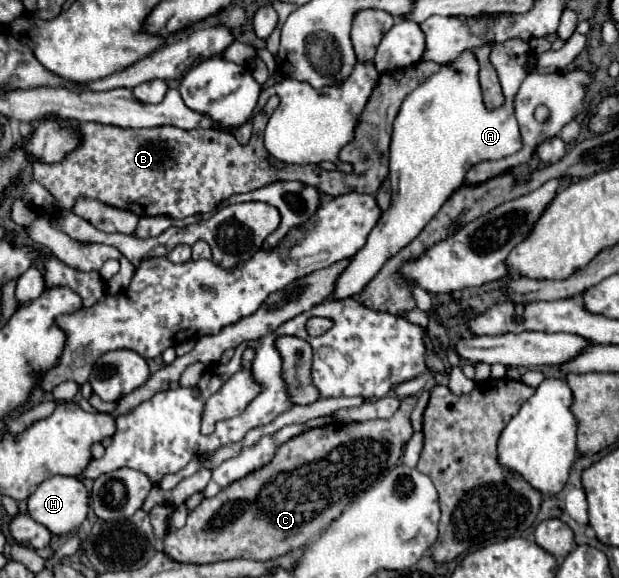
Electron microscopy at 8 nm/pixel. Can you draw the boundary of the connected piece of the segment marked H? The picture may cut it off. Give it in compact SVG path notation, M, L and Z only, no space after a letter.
M54 475L28 497L28 515L44 525L52 535L66 535L76 531L88 513L88 491L84 483L78 477L66 477L66 475Z

